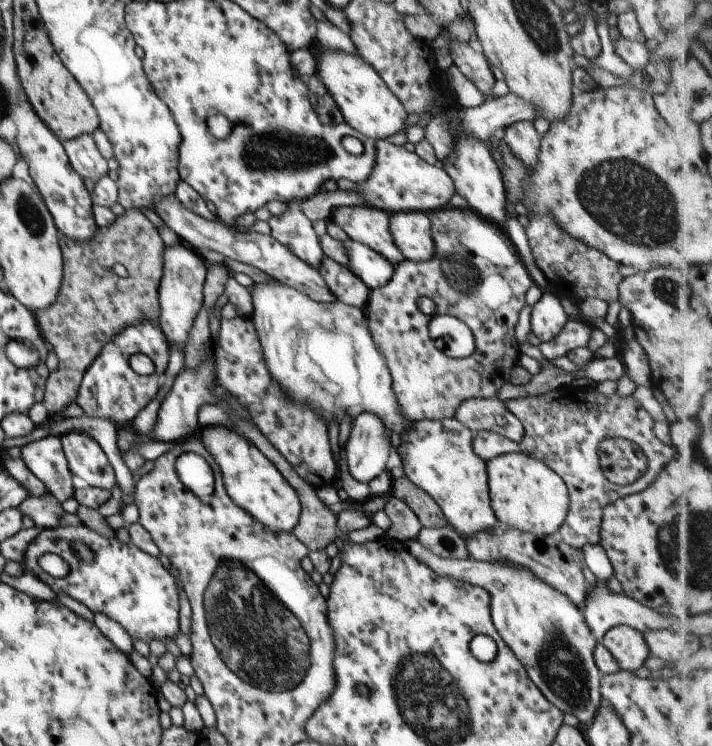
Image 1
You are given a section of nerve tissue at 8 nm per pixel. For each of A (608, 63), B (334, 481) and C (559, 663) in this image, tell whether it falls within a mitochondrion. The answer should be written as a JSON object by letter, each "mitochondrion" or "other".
{"A":"other","B":"other","C":"mitochondrion"}

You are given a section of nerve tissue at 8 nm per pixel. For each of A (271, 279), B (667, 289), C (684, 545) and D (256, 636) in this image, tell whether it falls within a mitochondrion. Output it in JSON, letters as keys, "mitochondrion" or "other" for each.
{"A":"other","B":"mitochondrion","C":"mitochondrion","D":"mitochondrion"}

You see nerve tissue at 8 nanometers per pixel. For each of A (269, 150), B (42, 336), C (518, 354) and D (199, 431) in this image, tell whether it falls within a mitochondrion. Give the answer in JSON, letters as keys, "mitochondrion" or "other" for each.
{"A":"mitochondrion","B":"other","C":"other","D":"other"}

